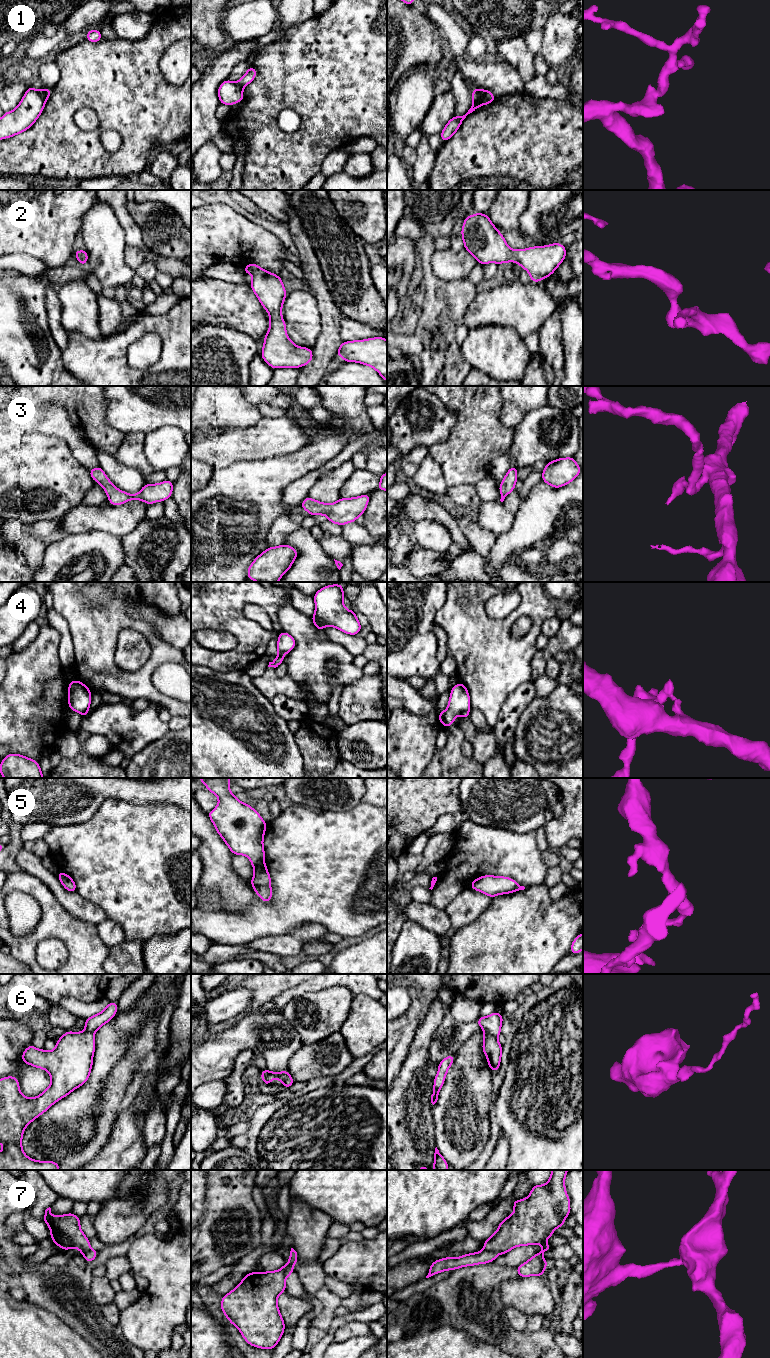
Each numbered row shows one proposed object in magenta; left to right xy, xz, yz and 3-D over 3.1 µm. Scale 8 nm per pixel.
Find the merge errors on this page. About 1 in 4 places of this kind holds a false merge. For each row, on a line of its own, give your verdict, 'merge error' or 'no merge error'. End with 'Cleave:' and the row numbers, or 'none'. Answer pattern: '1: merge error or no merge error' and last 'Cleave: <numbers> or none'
1: merge error
2: no merge error
3: no merge error
4: merge error
5: no merge error
6: merge error
7: merge error
Cleave: 1, 4, 6, 7

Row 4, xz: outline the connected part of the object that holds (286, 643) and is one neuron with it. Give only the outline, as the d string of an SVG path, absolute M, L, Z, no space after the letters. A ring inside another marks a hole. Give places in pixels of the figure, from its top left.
M281 631L279 633L277 642L277 649L278 649L277 657L289 653L294 649L295 646L296 646L295 639L290 634Z

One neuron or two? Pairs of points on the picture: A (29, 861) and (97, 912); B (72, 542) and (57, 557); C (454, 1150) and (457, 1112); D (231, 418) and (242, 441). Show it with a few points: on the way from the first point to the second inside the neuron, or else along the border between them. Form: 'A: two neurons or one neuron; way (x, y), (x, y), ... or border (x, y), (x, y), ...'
A: one neuron; way (46, 877), (80, 908)
B: one neuron; way (68, 546), (61, 553)
C: one neuron; way (457, 1141), (457, 1121)
D: two neurons; border (258, 421), (254, 425), (225, 431)

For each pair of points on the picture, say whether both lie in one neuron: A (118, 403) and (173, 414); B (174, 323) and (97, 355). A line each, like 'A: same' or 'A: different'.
A: same
B: same

